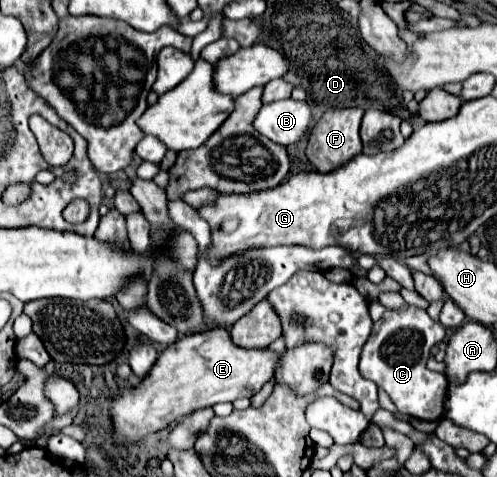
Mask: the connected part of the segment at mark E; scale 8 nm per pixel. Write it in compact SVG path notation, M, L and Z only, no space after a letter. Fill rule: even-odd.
M209 329L203 333L187 335L169 345L149 377L137 387L119 393L111 407L115 433L123 443L133 443L147 433L167 427L171 421L179 421L193 409L213 407L215 403L235 401L239 397L253 397L267 381L273 379L281 353L271 349L245 349L233 343L227 329Z

